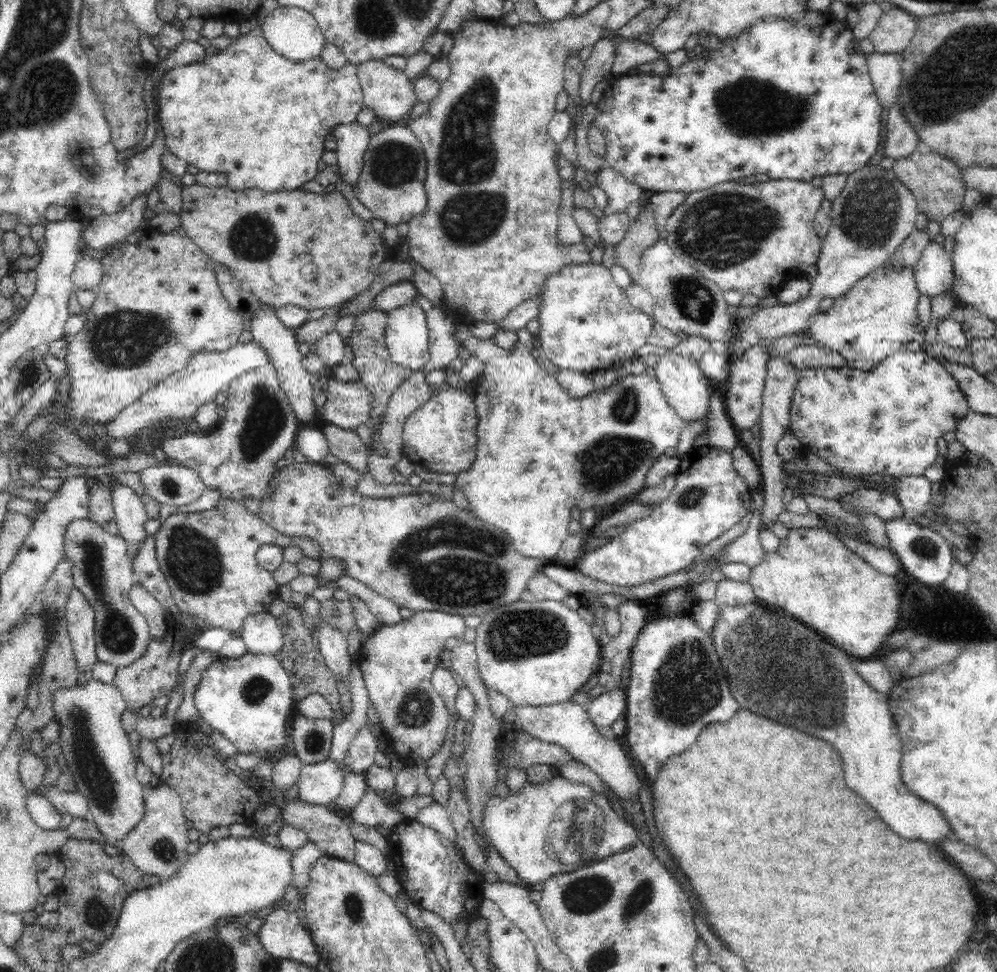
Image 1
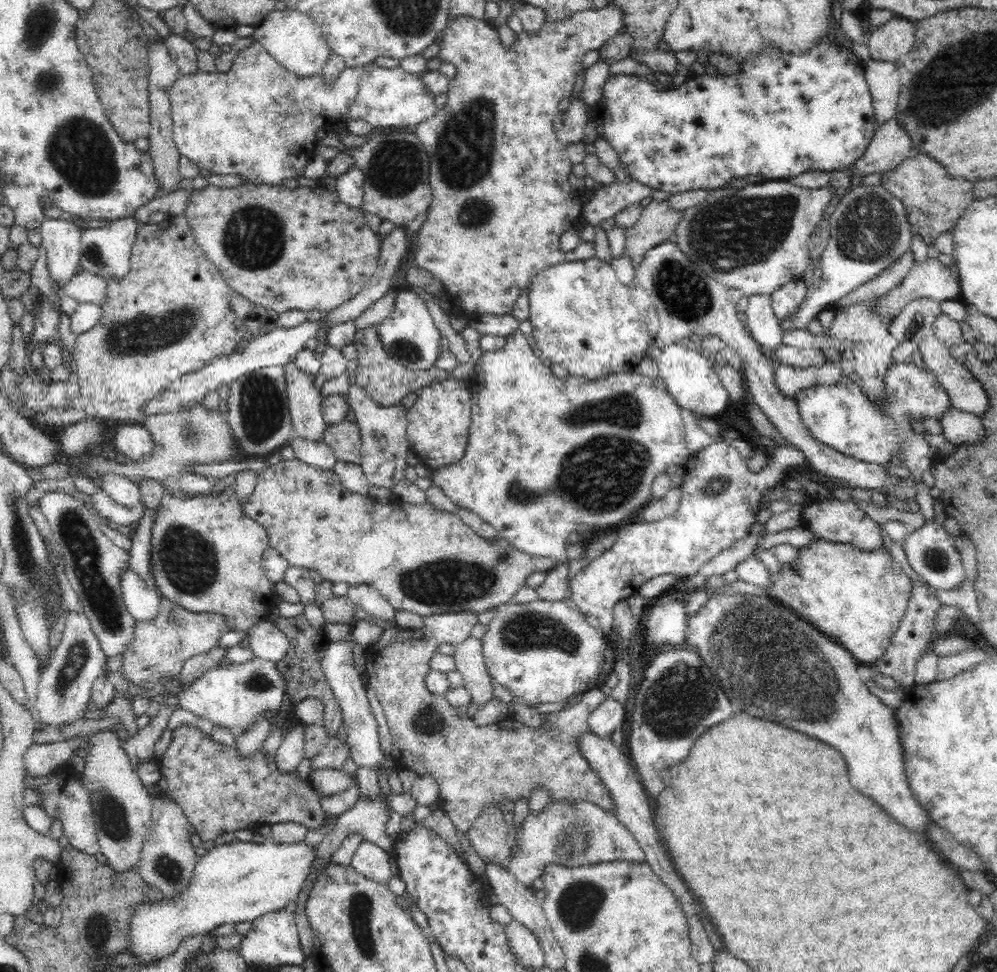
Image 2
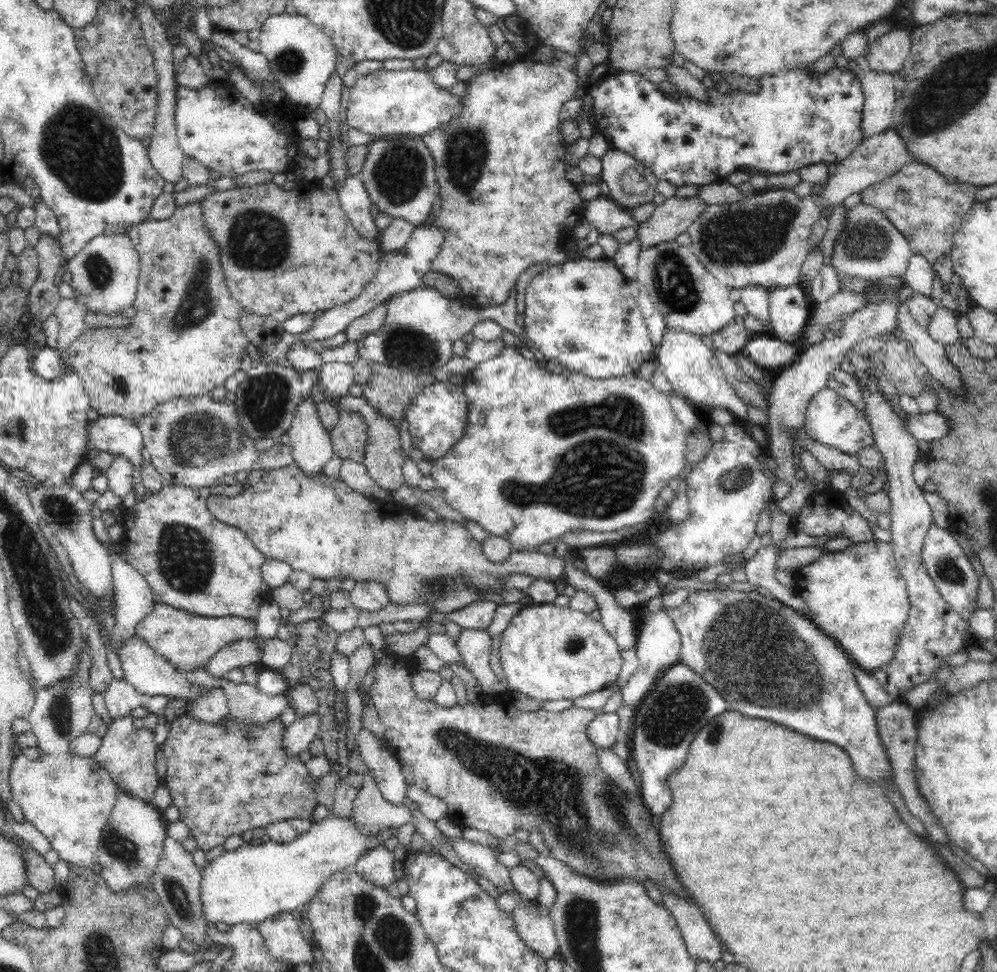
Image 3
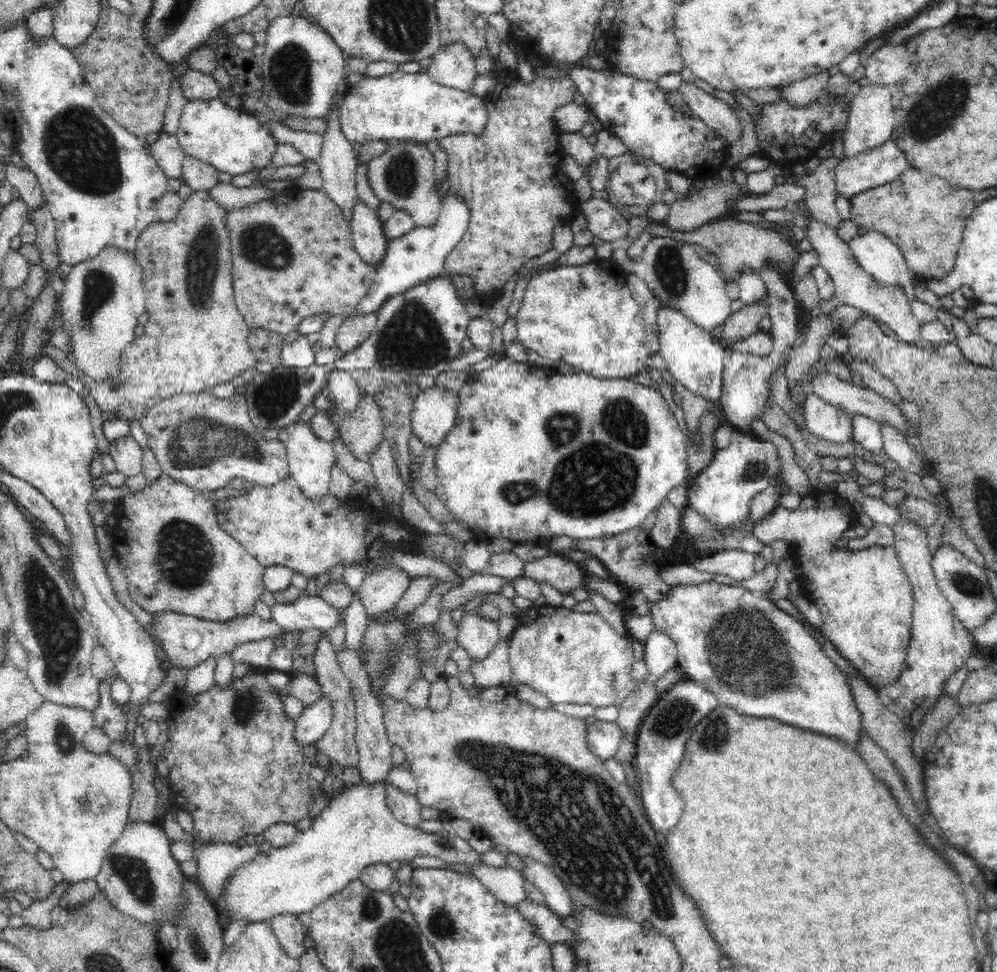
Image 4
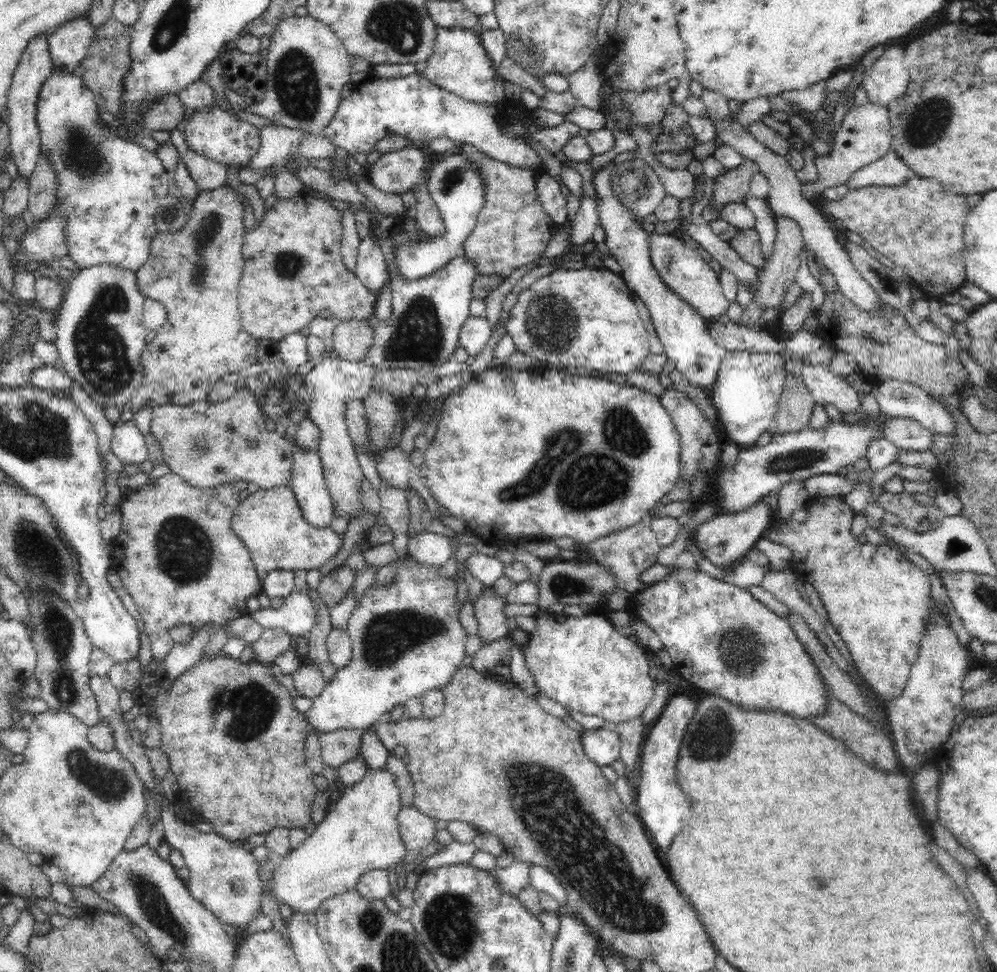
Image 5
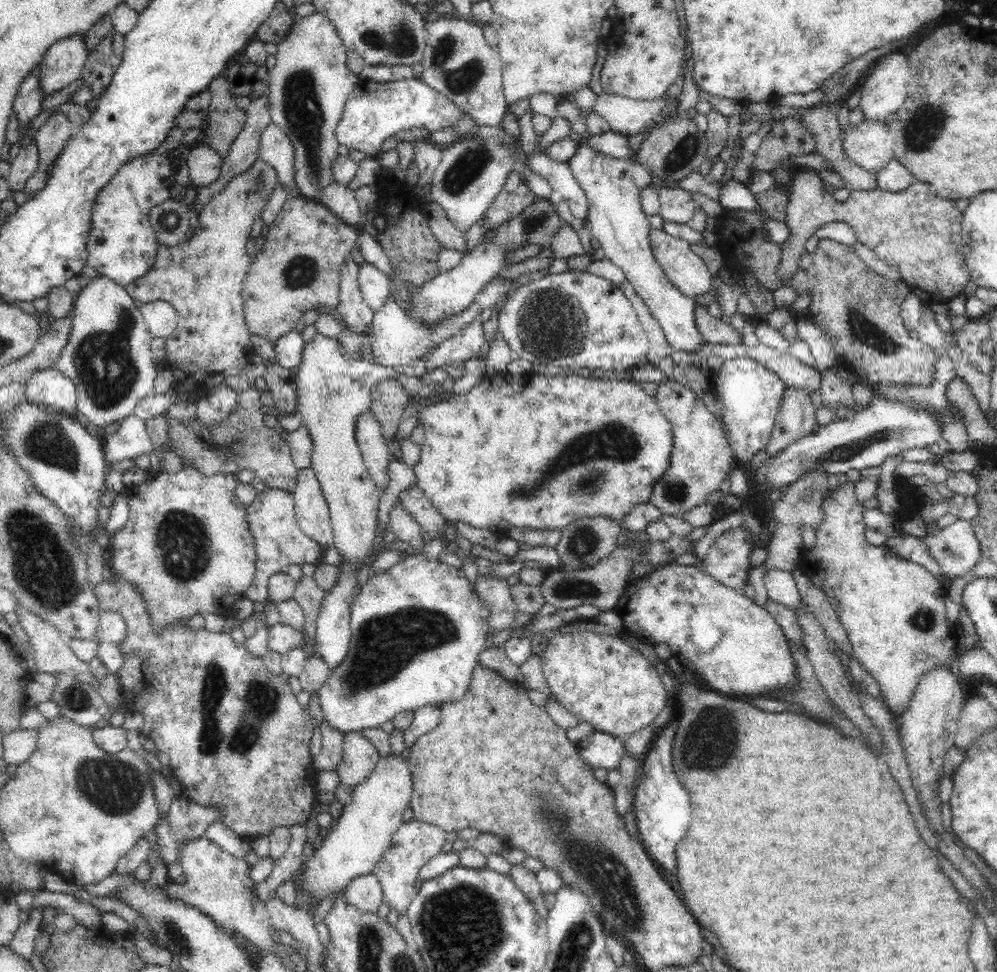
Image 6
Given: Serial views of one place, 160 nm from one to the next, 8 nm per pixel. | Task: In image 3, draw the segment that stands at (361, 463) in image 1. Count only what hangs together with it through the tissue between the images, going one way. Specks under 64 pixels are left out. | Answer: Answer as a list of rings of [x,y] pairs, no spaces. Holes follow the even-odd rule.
[[[340,411],[337,425],[329,432],[336,457],[363,463],[368,444],[367,424],[354,411]]]

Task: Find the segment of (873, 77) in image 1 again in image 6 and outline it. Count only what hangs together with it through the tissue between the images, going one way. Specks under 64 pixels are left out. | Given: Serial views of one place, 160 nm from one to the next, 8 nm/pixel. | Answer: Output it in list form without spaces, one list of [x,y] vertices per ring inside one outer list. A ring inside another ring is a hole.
[[[864,119],[843,135],[845,155],[868,172],[882,170],[895,158],[893,144],[892,134],[880,120]]]

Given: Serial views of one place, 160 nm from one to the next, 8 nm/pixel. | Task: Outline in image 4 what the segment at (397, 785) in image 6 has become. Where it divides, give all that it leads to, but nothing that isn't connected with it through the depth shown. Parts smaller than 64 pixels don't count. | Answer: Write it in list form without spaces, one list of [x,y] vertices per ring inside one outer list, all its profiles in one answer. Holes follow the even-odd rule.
[[[386,781],[376,784],[360,782],[346,785],[340,794],[331,799],[328,806],[313,820],[305,831],[297,833],[296,840],[288,846],[273,848],[268,853],[258,853],[252,862],[241,866],[229,878],[221,909],[226,910],[233,920],[240,918],[251,923],[267,922],[280,914],[300,915],[324,902],[335,892],[340,892],[353,880],[360,878],[361,872],[374,863],[388,863],[398,860],[409,862],[416,856],[434,856],[445,860],[448,864],[478,864],[480,855],[458,835],[442,830],[430,834],[421,828],[413,829],[400,823],[387,805]]]

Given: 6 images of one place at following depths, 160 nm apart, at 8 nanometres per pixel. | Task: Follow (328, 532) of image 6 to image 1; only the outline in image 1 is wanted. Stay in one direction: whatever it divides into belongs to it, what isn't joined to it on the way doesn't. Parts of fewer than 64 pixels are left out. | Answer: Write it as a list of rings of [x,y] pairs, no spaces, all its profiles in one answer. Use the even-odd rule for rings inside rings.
[[[264,306],[251,320],[251,334],[253,341],[257,342],[268,353],[270,363],[277,372],[281,389],[286,395],[300,426],[312,426],[318,411],[314,404],[317,386],[315,385],[315,377],[306,372],[306,369],[302,366],[303,356],[298,351],[296,346],[297,338],[292,333],[292,329],[286,328],[280,322],[276,311],[272,307]]]

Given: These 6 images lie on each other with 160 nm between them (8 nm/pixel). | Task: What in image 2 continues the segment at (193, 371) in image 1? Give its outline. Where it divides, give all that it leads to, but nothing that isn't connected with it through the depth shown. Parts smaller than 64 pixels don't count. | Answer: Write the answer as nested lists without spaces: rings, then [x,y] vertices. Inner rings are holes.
[[[322,316],[316,321],[306,321],[296,328],[276,329],[264,336],[255,336],[248,343],[243,351],[237,352],[225,357],[215,358],[211,363],[206,364],[199,371],[181,376],[176,379],[171,387],[163,395],[154,397],[146,406],[145,413],[158,414],[158,412],[170,412],[170,410],[180,410],[180,408],[191,408],[196,400],[202,401],[204,394],[212,390],[217,390],[221,384],[231,384],[248,372],[256,371],[259,368],[267,366],[284,366],[288,362],[294,362],[295,354],[300,352],[310,340],[318,338],[319,334],[325,329],[325,317]]]

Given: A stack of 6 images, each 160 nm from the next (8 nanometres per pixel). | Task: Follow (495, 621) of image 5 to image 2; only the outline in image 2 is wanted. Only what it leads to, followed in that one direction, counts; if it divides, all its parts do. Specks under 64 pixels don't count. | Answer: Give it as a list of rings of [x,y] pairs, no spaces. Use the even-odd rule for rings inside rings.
[[[470,635],[455,645],[455,668],[462,674],[465,688],[476,707],[494,698],[493,680],[484,660],[482,641]]]

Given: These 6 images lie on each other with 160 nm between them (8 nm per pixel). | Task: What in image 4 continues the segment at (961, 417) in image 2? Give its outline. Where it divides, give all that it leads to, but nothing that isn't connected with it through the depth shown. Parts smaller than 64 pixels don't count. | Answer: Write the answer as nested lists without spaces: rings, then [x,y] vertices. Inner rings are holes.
[[[818,372],[810,386],[811,392],[850,417],[862,415],[879,423],[887,422],[899,432],[906,428],[906,419],[897,405],[892,405],[892,401],[872,389],[866,390],[864,386],[856,386],[856,383],[844,382],[828,372]]]

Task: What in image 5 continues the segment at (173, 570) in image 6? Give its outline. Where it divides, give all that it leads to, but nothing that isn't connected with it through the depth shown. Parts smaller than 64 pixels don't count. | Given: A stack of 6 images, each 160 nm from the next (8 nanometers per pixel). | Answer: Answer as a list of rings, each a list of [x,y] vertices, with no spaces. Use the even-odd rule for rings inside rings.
[[[168,472],[166,476],[152,479],[136,492],[129,491],[124,495],[120,505],[122,530],[112,542],[111,567],[118,572],[143,616],[156,660],[162,660],[172,650],[175,642],[169,630],[174,626],[185,622],[192,624],[195,630],[209,623],[218,627],[228,620],[248,614],[250,610],[246,607],[246,599],[262,592],[251,554],[232,529],[232,518],[242,502],[240,491],[234,484],[200,489],[188,484],[178,474]]]

